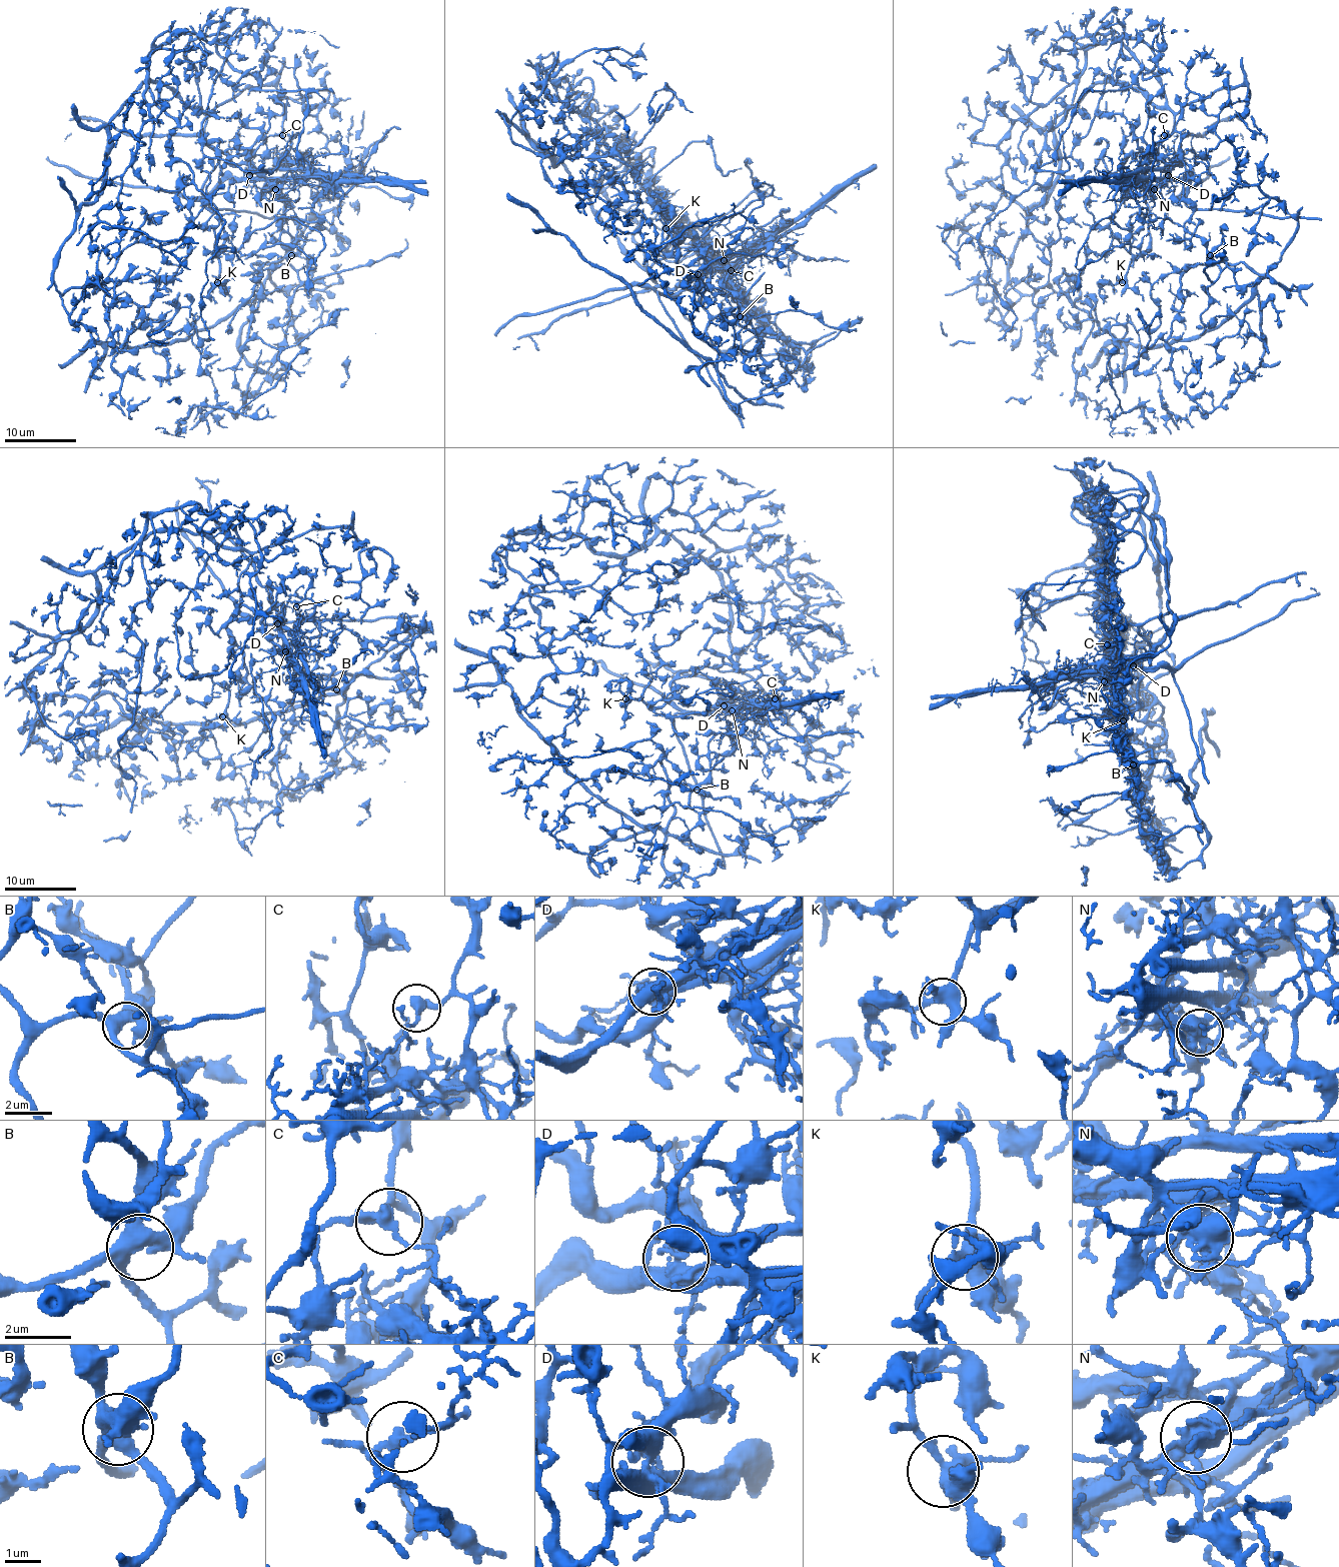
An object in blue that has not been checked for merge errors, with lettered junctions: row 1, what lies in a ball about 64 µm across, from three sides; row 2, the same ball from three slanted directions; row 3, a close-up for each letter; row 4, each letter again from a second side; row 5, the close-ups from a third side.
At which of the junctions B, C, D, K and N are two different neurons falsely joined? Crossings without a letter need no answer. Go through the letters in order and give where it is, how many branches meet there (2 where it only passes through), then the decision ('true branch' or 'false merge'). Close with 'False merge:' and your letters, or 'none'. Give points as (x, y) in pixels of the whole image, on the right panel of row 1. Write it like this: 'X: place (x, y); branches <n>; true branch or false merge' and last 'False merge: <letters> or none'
B: place (1210, 255); branches 5; true branch
C: place (1164, 135); branches 3; false merge
D: place (1168, 175); branches 8; false merge
K: place (1122, 282); branches 5; true branch
N: place (1154, 189); branches 6; false merge
False merge: C, D, N

